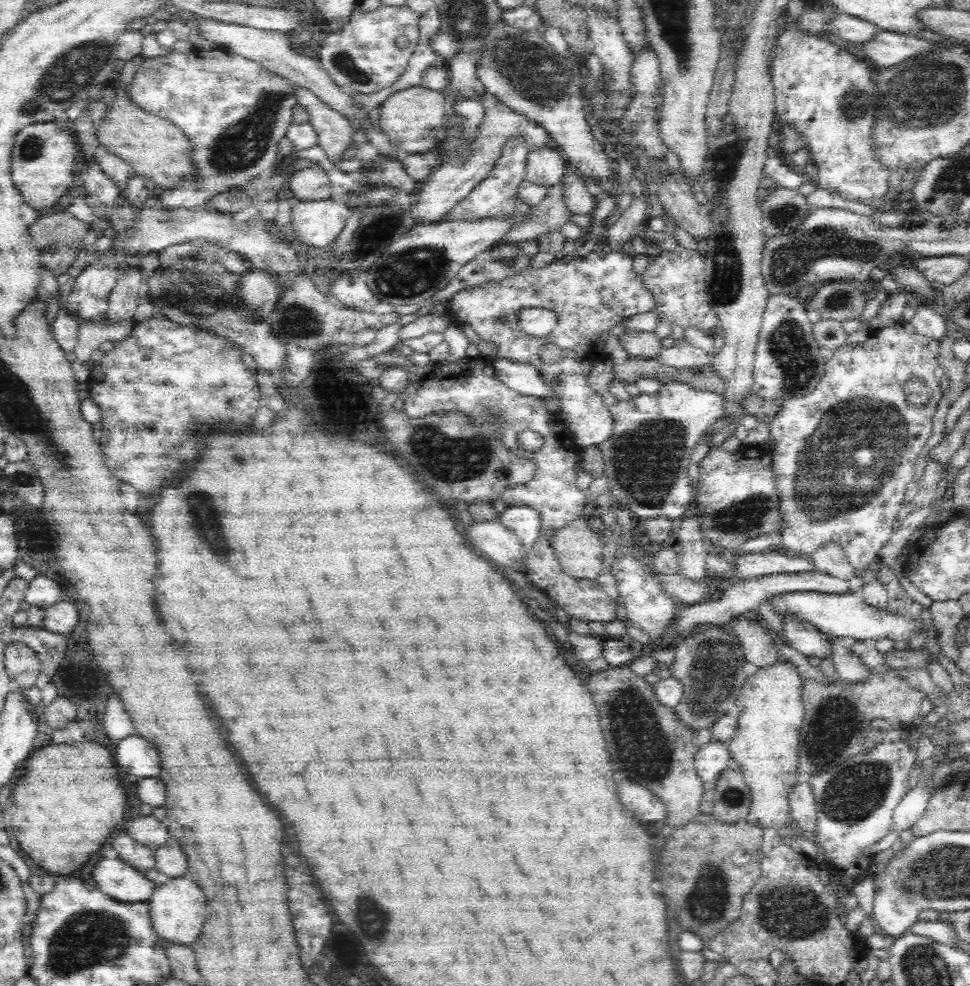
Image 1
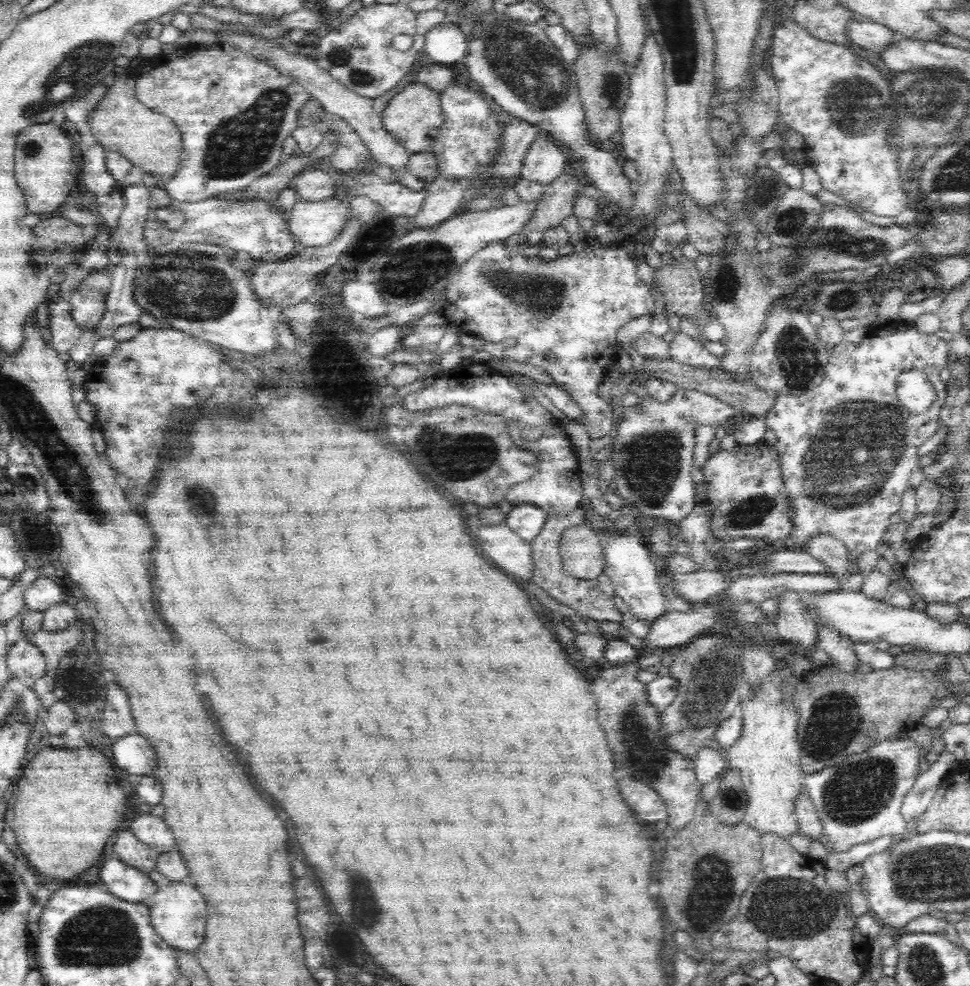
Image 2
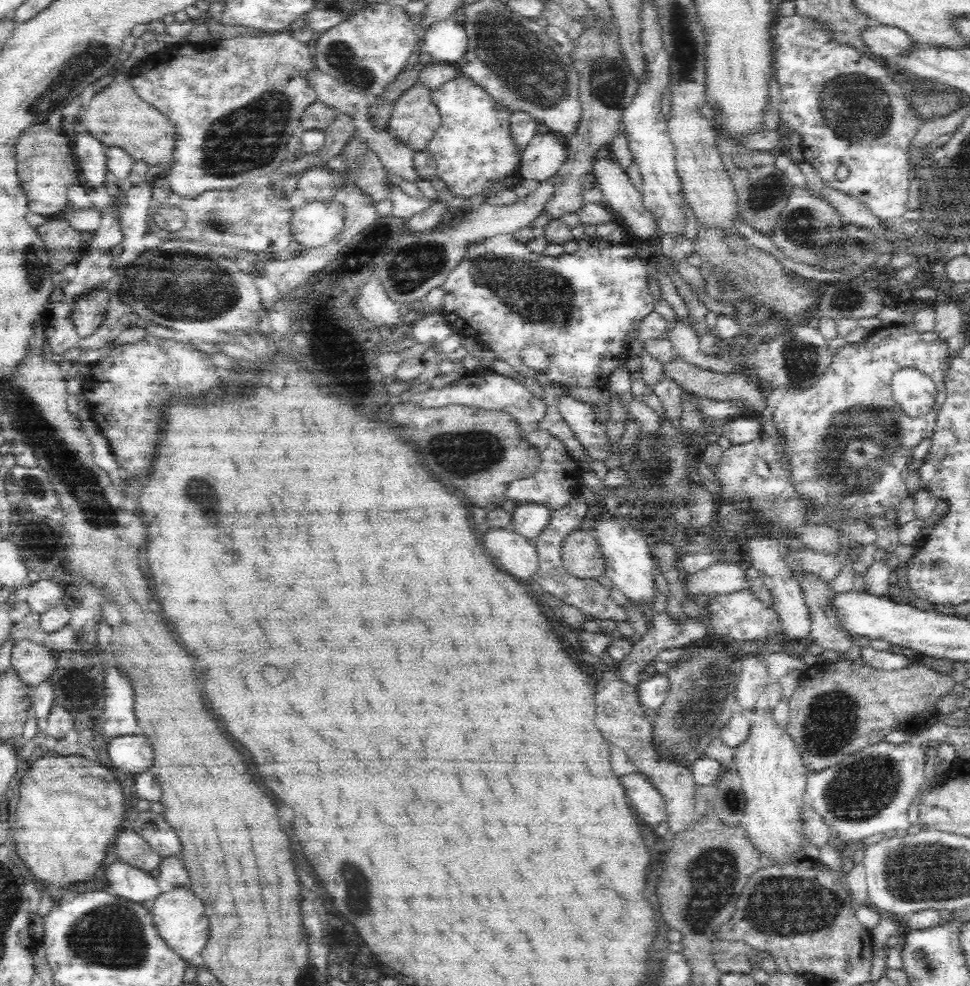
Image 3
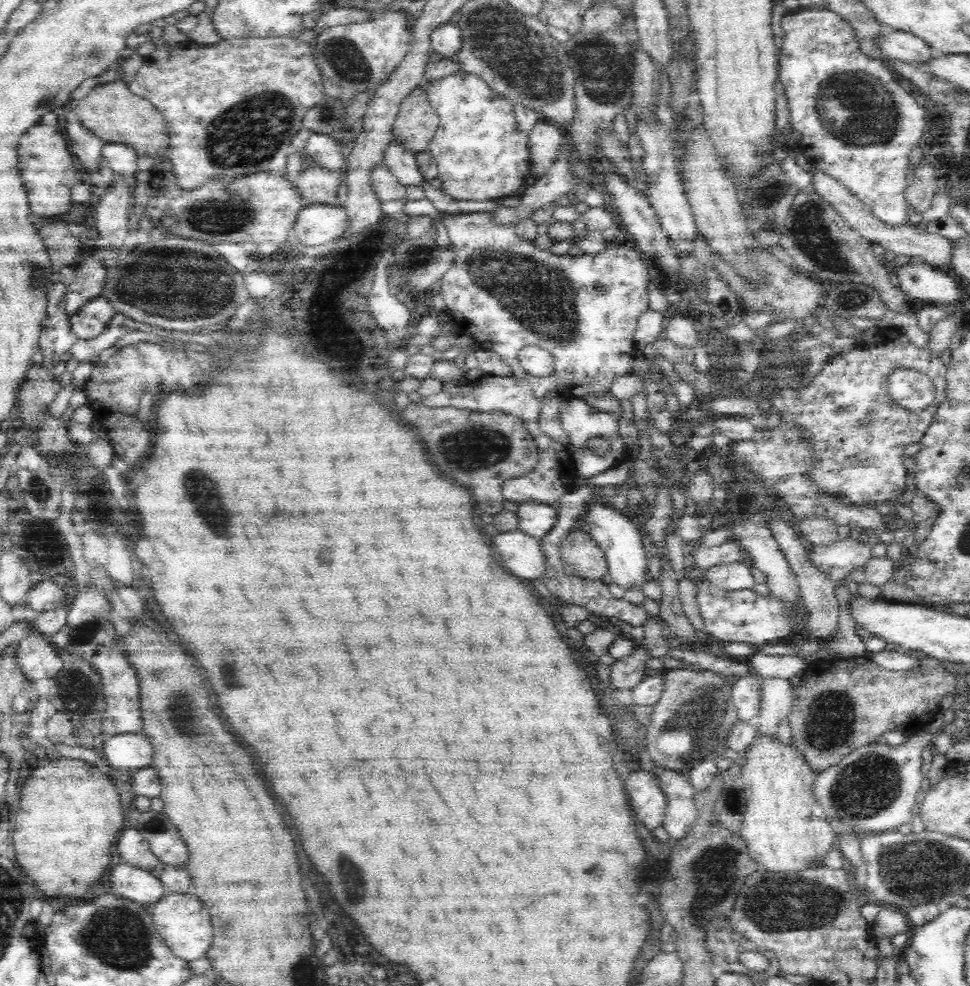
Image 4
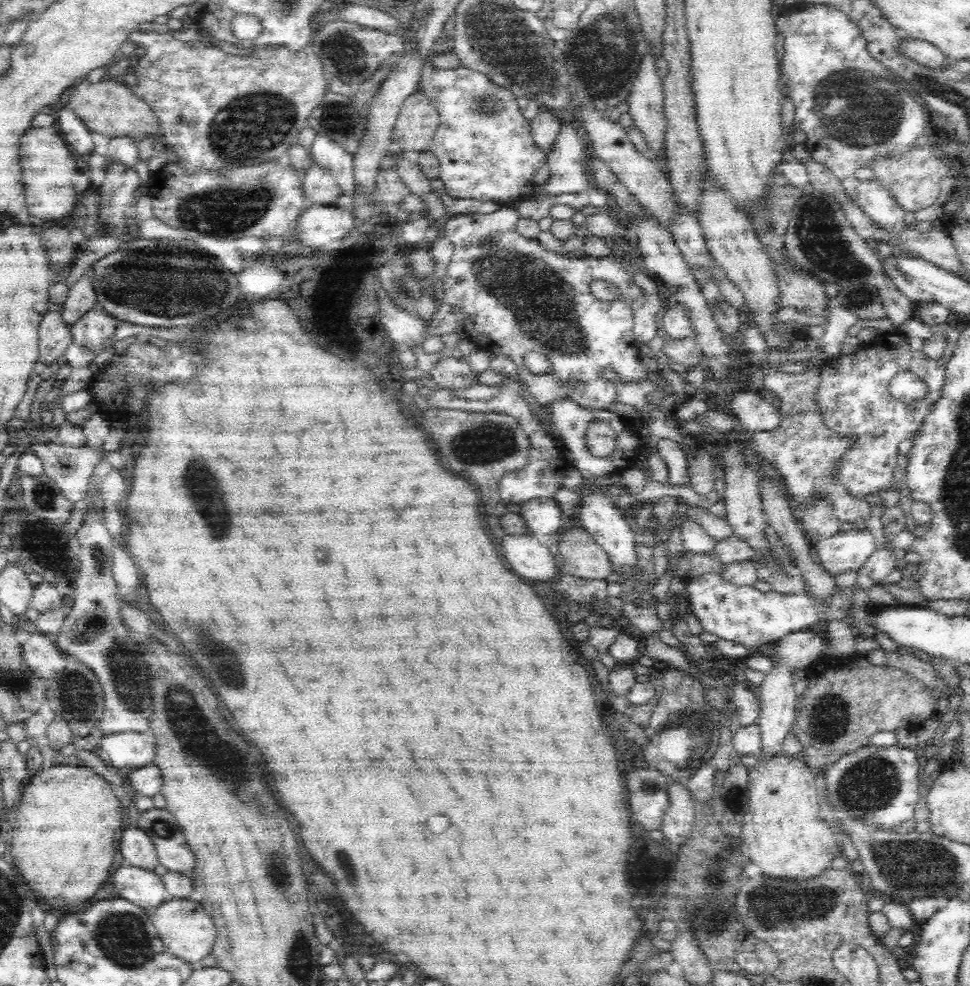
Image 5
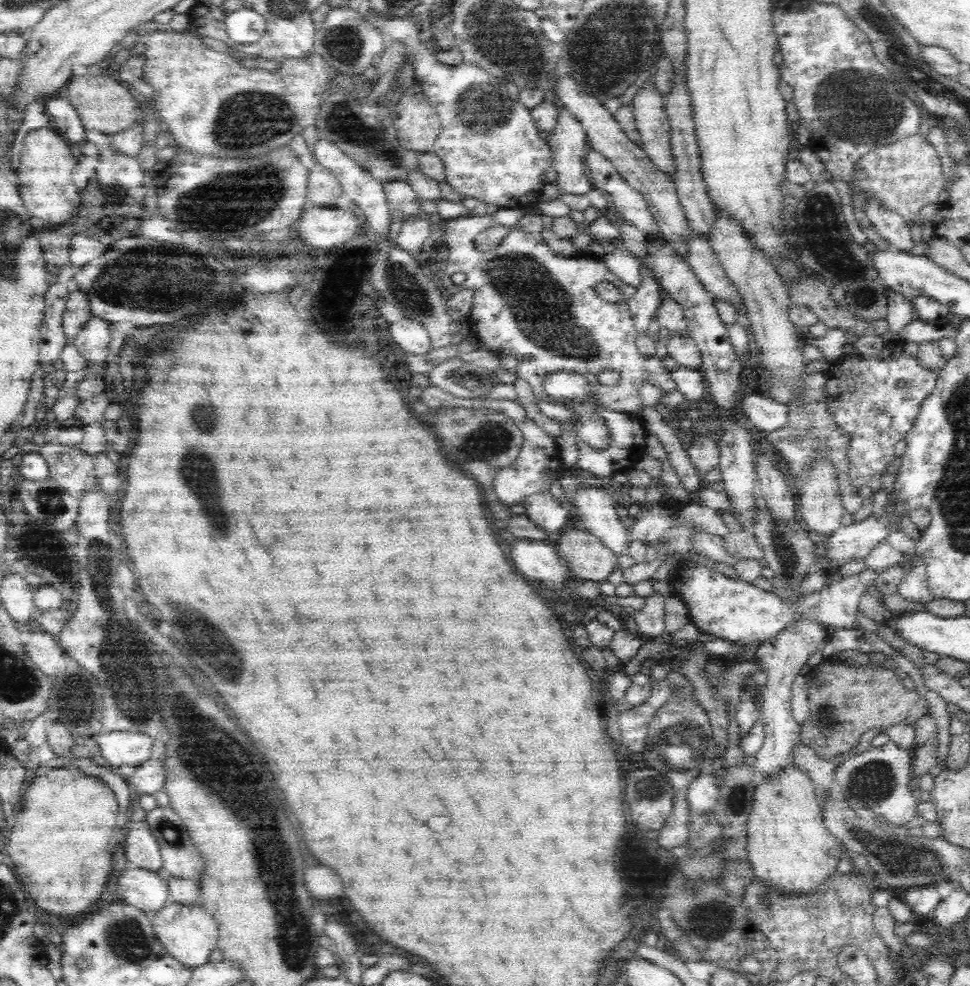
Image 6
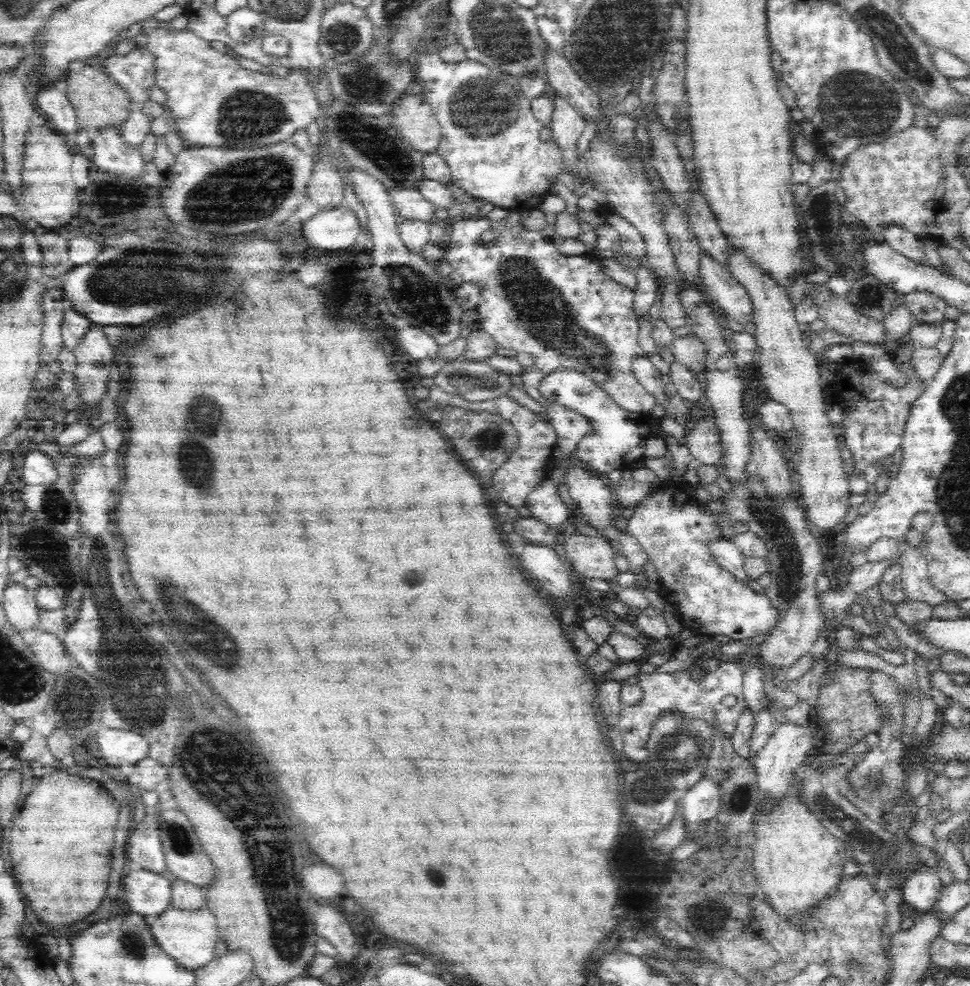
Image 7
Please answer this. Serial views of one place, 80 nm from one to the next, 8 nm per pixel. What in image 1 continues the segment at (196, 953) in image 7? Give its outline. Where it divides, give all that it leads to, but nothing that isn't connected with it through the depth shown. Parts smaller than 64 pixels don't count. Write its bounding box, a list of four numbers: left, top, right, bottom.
[149,876,207,944]

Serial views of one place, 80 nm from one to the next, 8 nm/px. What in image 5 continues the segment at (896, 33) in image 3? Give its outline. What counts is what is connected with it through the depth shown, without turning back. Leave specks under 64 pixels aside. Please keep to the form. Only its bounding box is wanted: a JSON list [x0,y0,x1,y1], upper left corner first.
[896,38,948,70]

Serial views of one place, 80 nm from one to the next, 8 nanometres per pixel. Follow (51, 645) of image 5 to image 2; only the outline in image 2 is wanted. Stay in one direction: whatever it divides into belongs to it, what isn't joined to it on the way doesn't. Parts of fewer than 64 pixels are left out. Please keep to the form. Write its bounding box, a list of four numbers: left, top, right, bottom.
[5,637,46,689]

